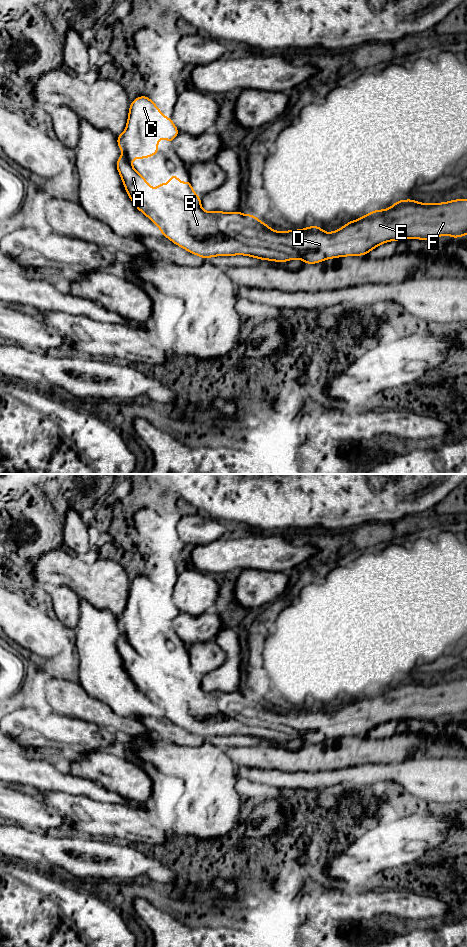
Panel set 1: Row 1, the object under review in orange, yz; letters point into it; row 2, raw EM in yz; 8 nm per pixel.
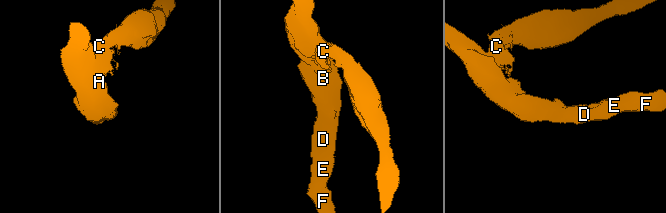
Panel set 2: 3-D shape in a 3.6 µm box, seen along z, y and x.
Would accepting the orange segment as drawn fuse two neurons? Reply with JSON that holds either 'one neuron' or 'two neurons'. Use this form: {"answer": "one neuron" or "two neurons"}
{"answer": "two neurons"}

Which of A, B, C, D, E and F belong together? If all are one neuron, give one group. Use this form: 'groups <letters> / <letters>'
groups A B D E F / C

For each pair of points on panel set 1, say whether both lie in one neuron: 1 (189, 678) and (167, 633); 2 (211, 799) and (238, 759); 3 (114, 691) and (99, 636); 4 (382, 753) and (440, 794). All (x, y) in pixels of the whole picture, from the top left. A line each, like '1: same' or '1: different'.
1: same
2: different
3: same
4: different

